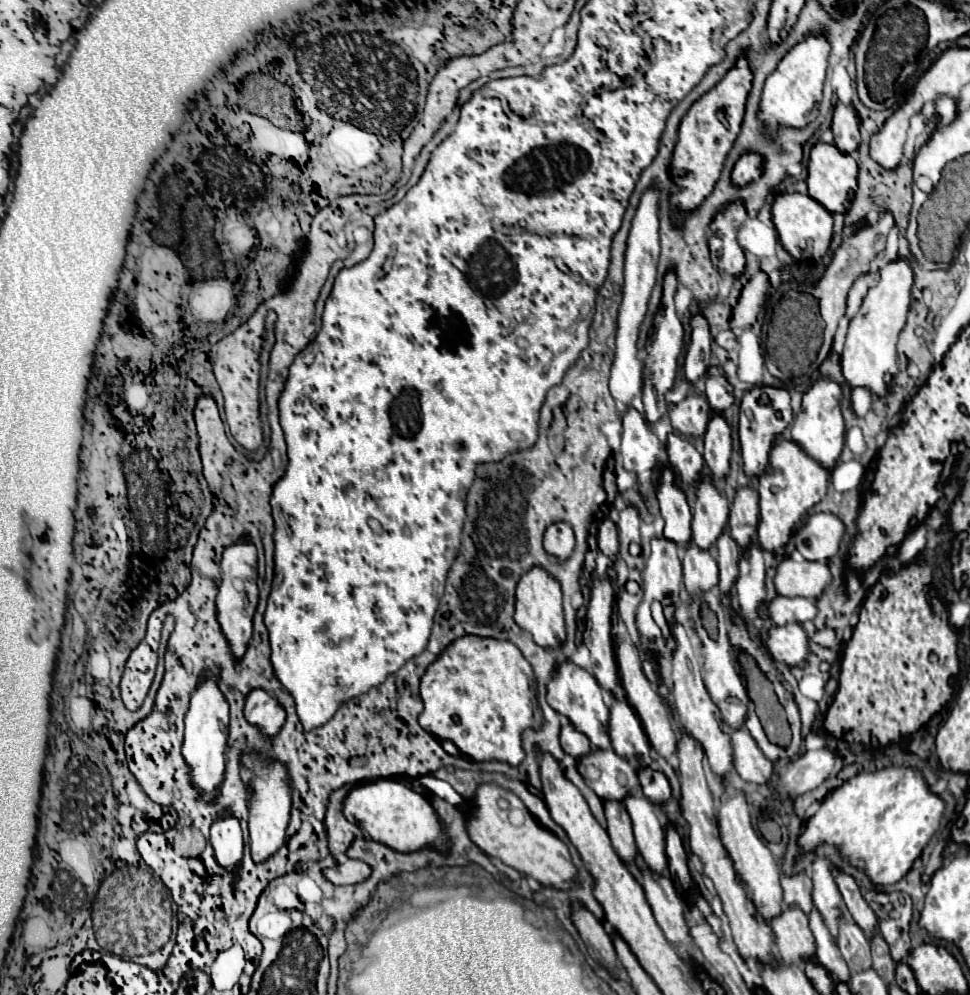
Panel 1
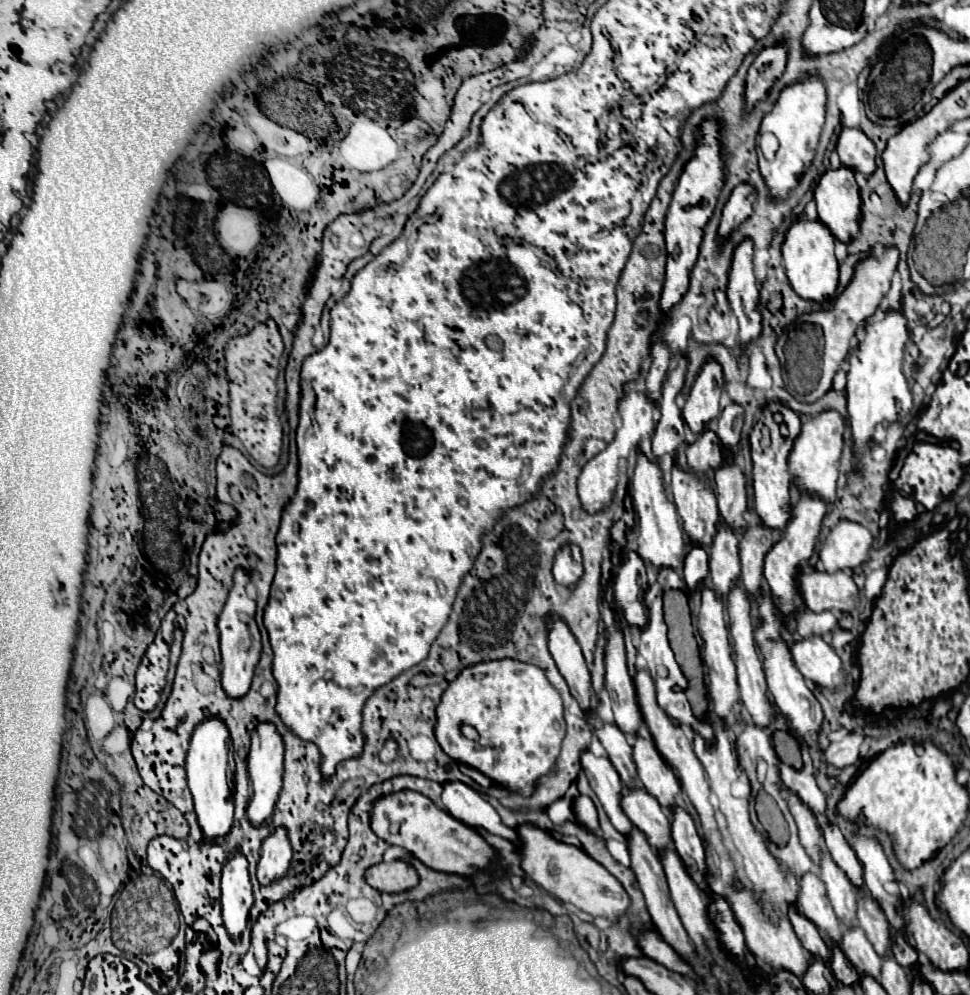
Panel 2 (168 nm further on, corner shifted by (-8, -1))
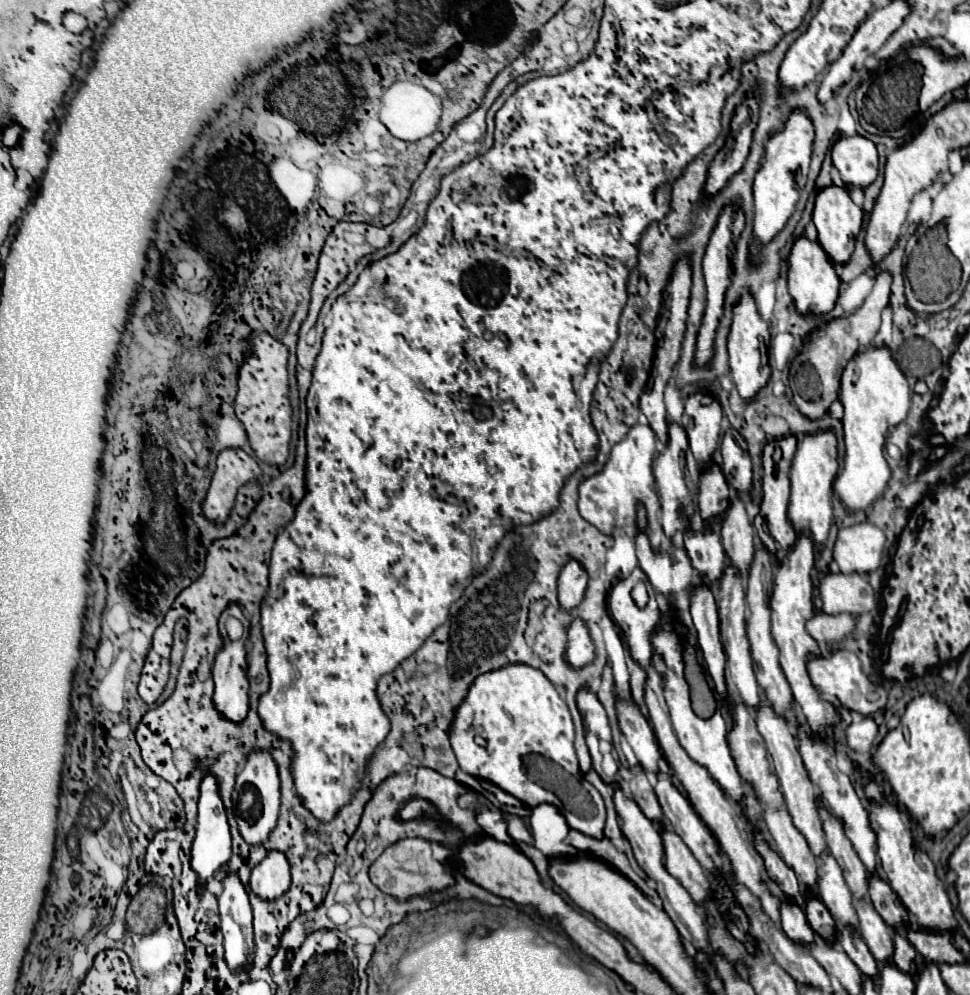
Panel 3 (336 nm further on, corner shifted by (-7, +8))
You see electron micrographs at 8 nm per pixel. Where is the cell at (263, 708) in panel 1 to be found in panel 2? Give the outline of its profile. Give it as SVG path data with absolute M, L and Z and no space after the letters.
M261 722L253 730L251 750L249 750L249 776L253 782L253 798L249 802L247 818L255 826L263 826L271 820L273 806L281 790L281 774L283 774L283 738L277 732L277 726L273 722Z

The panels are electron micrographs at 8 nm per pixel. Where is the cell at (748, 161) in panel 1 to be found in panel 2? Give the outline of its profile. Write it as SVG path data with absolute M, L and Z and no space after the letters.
M741 182L731 192L731 198L723 208L723 218L721 218L721 226L719 226L721 238L727 238L735 226L739 226L745 218L749 218L751 202L755 202L755 198L757 198L757 190L749 182Z

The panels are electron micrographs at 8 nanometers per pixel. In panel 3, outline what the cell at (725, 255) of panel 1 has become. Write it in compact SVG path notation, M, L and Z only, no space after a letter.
M744 293L734 309L734 321L728 335L728 353L730 353L730 371L732 381L744 401L752 401L758 391L770 379L770 365L768 365L768 345L770 345L770 331L768 323L760 317L756 303L750 293Z

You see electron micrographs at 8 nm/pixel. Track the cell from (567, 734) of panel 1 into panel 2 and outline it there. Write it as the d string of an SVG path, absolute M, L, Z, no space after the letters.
M583 750L581 752L581 768L587 774L587 780L593 788L593 792L597 794L599 802L603 804L611 824L621 834L629 834L633 824L629 822L629 818L625 818L625 812L619 806L623 780L619 778L617 770L613 770L613 764L609 762L609 758L595 756L591 750Z

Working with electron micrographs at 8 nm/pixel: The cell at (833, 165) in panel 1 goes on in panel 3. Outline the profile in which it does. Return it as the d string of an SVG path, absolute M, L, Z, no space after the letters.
M830 185L818 193L814 213L812 213L812 221L814 221L816 231L818 231L818 243L824 249L824 253L830 257L832 263L842 263L842 265L848 263L848 259L854 251L856 235L862 229L862 217L864 217L864 213L858 205L854 205L848 189Z

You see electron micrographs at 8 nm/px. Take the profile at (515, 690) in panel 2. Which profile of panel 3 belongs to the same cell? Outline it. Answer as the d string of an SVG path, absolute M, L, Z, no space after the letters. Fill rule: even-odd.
M506 665L496 673L480 675L468 691L464 705L456 709L456 721L450 729L450 743L464 773L494 783L502 791L520 799L530 809L542 803L556 805L570 829L576 829L594 839L604 837L606 809L597 790L587 790L592 797L592 805L588 805L590 813L586 813L588 817L578 817L572 811L568 811L552 791L536 785L522 771L522 757L526 753L540 753L542 757L558 763L566 773L582 781L582 773L574 751L574 725L568 705L564 703L564 699L560 699L554 685L538 669L532 669L528 665ZM476 735L484 737L488 741L488 747L476 745Z

